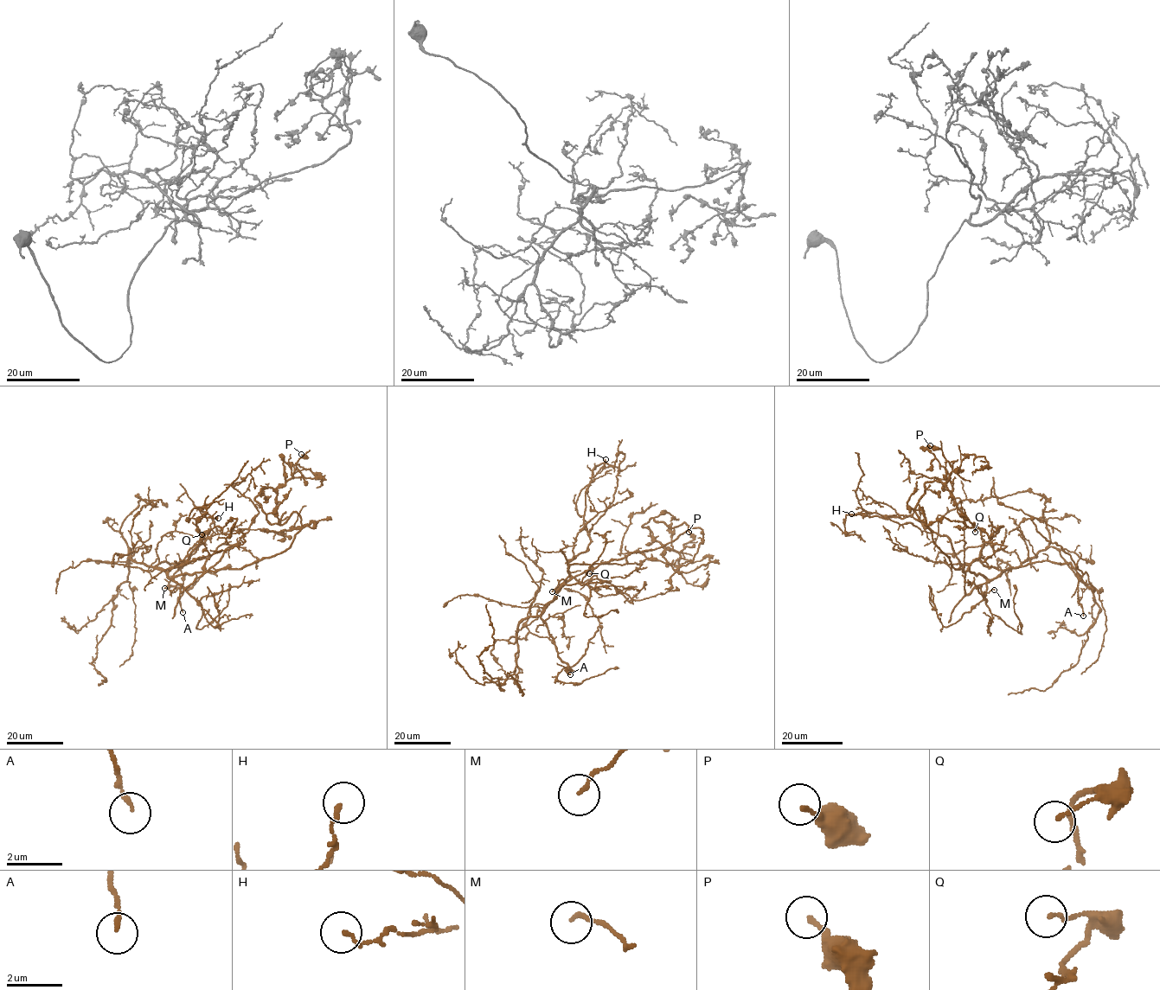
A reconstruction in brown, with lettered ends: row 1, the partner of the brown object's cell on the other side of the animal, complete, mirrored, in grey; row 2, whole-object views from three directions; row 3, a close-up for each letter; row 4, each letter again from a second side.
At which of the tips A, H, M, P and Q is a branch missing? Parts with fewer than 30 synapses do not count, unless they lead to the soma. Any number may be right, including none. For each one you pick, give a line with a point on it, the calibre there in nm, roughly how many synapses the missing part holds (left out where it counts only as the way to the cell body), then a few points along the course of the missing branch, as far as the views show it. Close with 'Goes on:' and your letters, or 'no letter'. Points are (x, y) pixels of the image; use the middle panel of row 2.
Goes on: no letter

